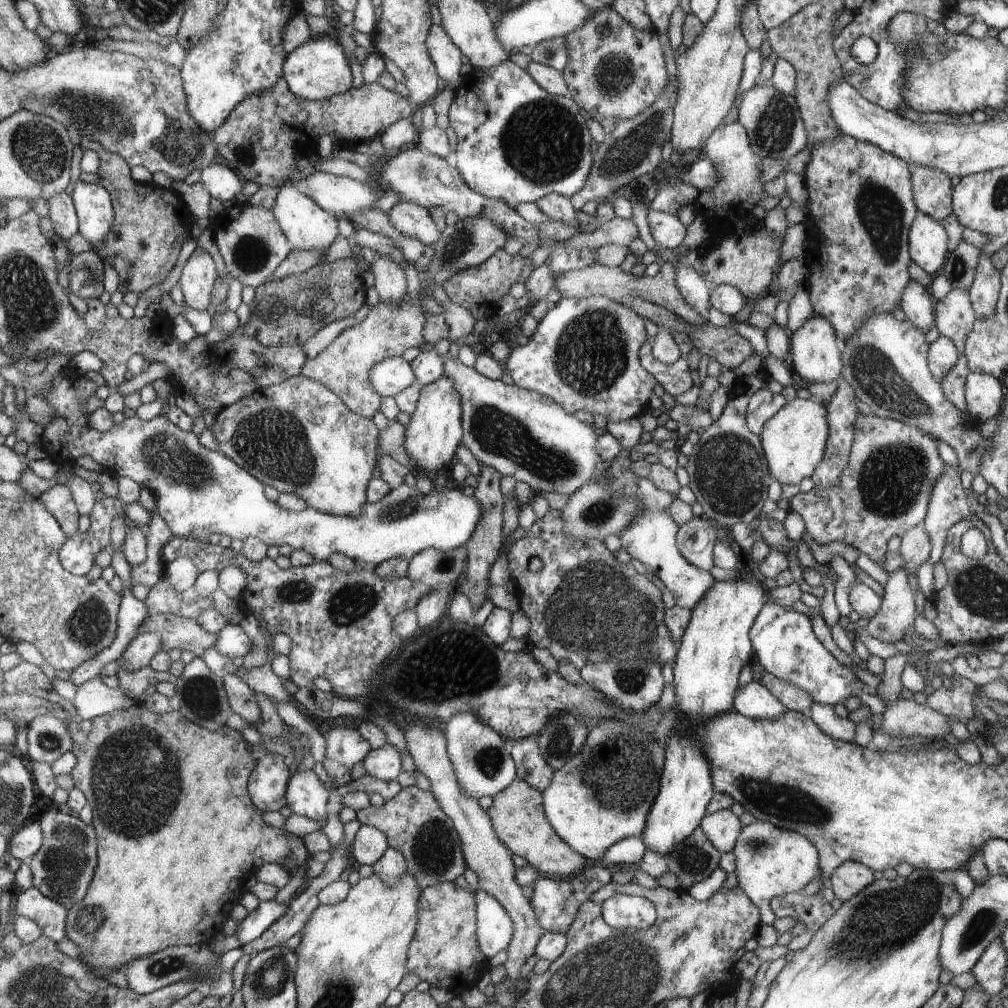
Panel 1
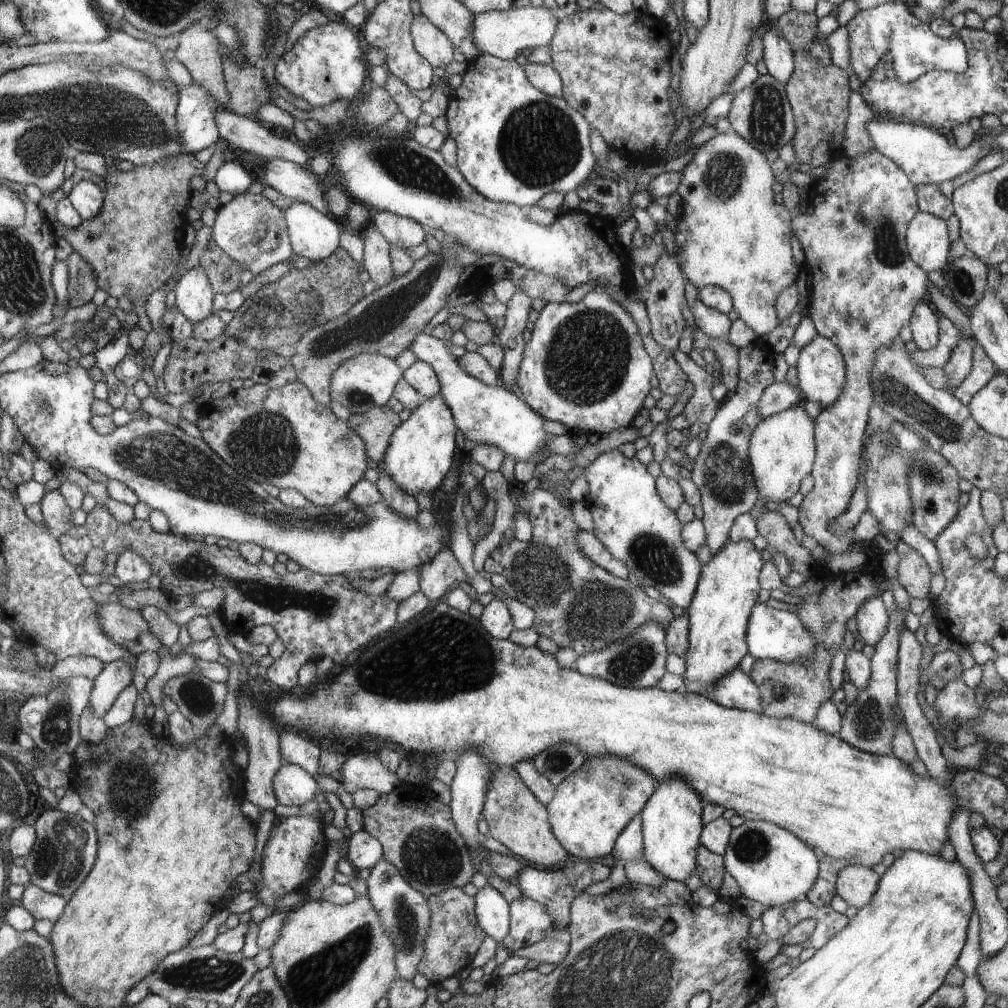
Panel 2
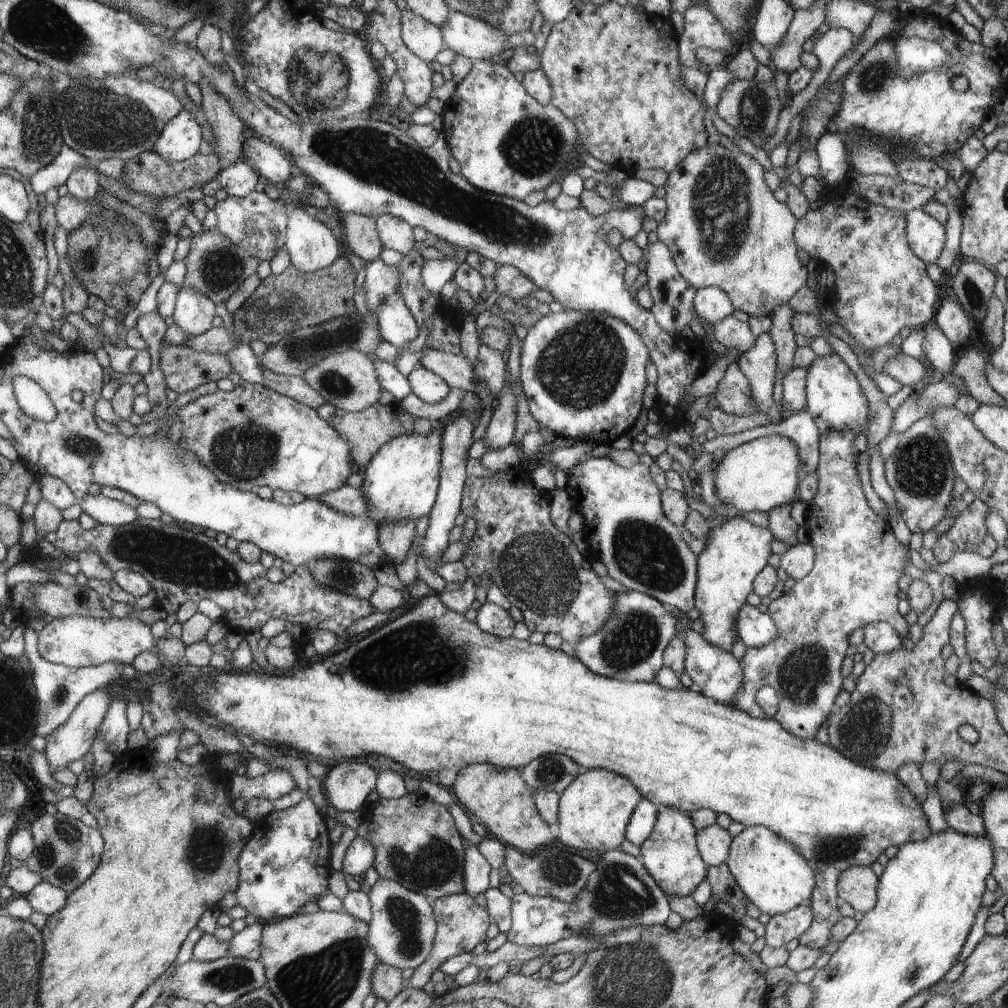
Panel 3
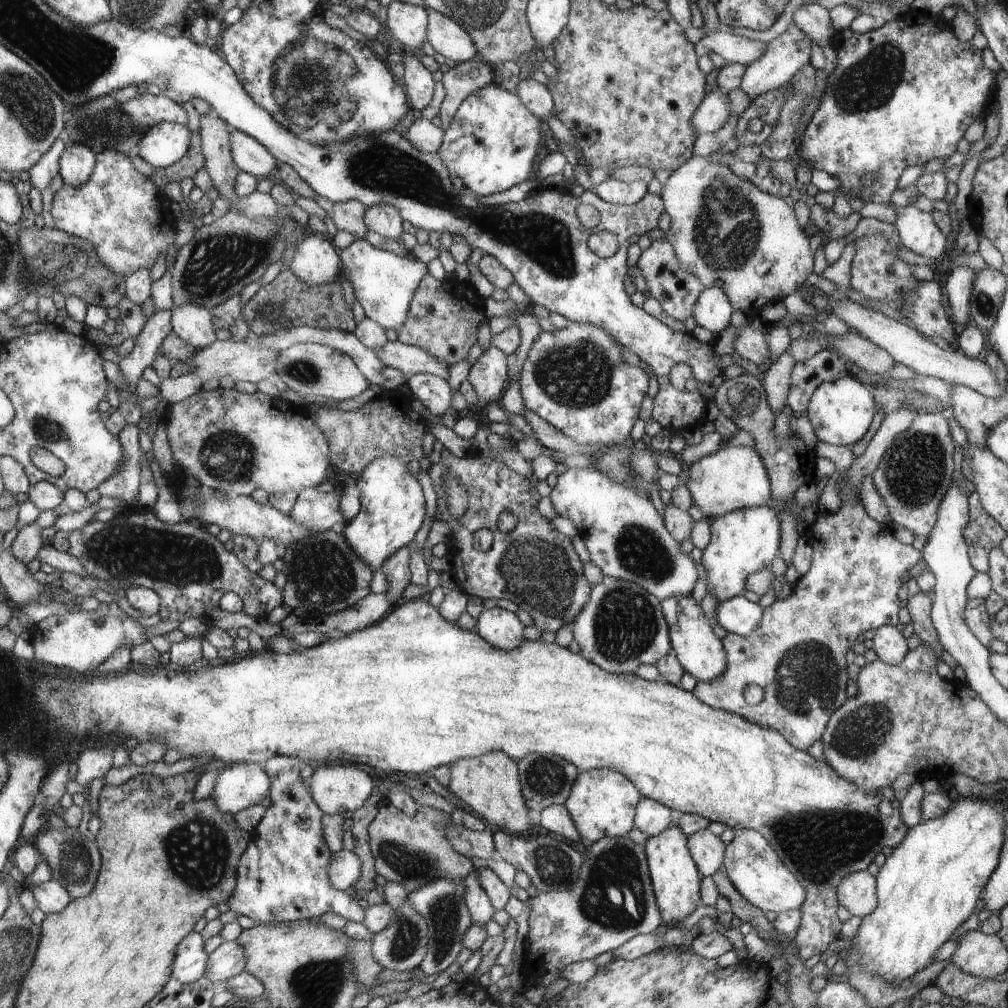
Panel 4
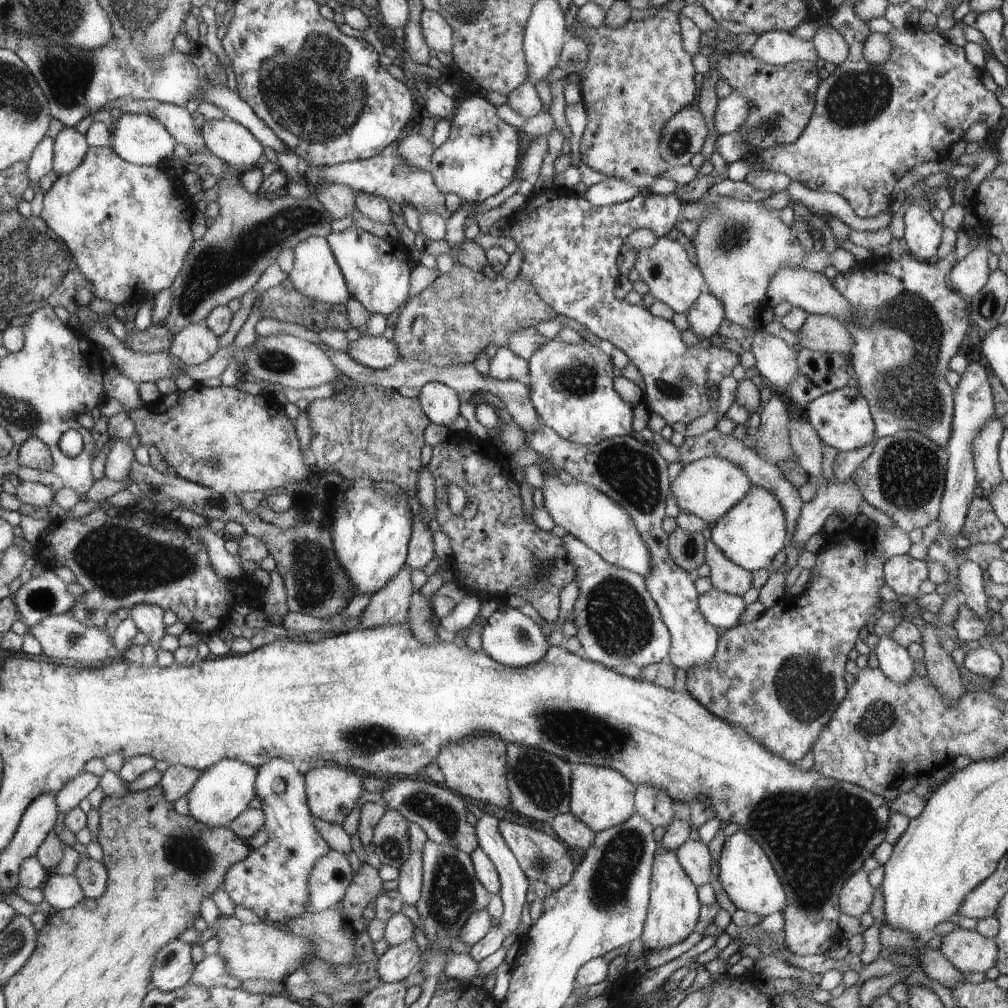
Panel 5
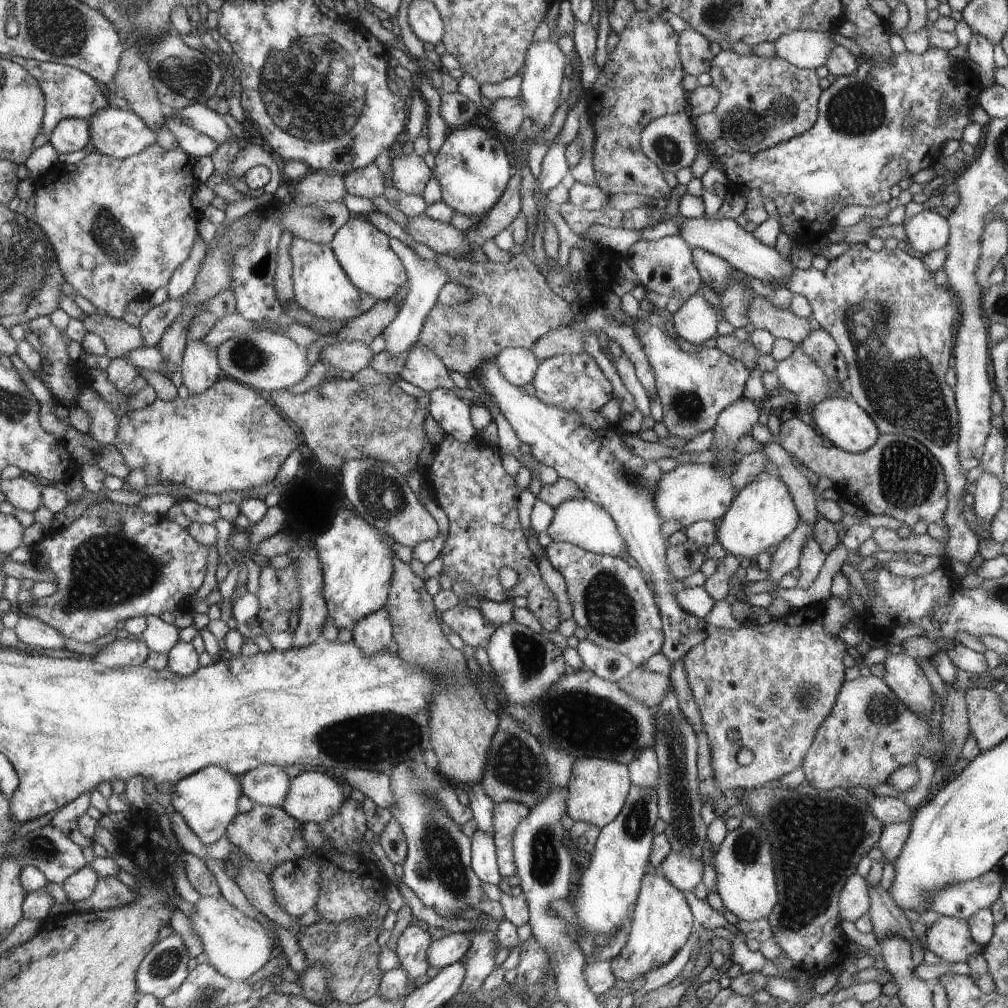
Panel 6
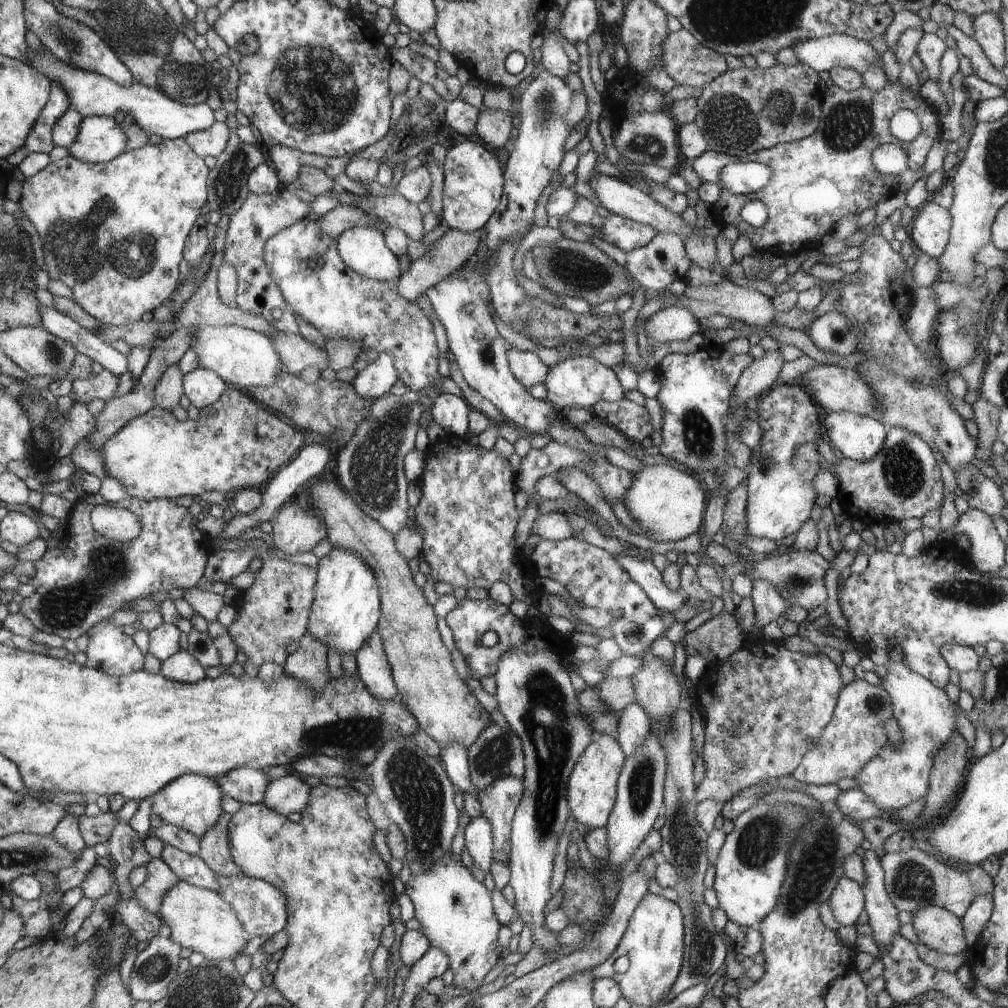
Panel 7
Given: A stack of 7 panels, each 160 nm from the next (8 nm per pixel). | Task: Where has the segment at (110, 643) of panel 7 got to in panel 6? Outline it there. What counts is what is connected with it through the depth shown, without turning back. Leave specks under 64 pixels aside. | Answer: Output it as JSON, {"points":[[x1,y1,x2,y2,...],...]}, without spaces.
{"points":[[120,638,112,644,104,646,98,654,91,658,100,665,107,668,124,667,124,666,141,666,144,660,147,660,150,650,141,640,133,638]]}

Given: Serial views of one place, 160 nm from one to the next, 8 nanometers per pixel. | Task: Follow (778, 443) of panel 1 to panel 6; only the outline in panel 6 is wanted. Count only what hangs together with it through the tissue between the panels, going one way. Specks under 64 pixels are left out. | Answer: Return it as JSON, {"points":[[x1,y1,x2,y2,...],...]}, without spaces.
{"points":[[690,463,678,465,672,472,664,473,658,480,656,492,656,510,664,521,676,520,682,527,688,527,699,521,717,524,730,508,736,496,736,488,730,476,720,474,713,465]]}

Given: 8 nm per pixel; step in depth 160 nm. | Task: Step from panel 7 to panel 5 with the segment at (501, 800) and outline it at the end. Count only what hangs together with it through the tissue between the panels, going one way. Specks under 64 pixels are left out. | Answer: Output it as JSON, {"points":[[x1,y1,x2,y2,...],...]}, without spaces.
{"points":[[508,820,499,821,499,831,507,847,516,857,520,868,522,868,524,874,529,878,530,884,542,880,542,882,546,882,555,891,570,882,574,866,570,862,566,846,560,840,556,840,556,838,552,838,552,836,546,833,535,831,530,827]]}

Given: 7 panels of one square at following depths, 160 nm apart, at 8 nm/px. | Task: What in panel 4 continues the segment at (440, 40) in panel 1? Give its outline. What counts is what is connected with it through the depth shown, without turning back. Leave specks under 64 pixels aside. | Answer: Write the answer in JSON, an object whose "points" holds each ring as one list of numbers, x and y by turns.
{"points":[[392,1,387,9,386,26,392,32,392,36,402,42,405,48,410,51,419,51,419,46,427,42,427,24,429,8,422,5,410,4,402,1]]}

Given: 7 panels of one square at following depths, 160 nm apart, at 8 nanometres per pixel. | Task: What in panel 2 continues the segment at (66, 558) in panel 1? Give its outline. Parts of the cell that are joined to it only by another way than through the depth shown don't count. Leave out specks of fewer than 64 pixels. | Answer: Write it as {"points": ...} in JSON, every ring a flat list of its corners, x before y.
{"points":[[96,503,87,515,84,525,72,525,59,540,63,555,75,566,83,565,92,547,100,547,107,553,115,552,118,556,126,549,133,550,147,561,156,576,160,576,160,589,170,601,175,596,202,594,212,589,225,591,220,613,230,632,246,633,260,625,270,625,277,630,285,651,265,669,265,675,287,692,299,689,297,672,306,662,318,662,324,656,330,656,335,668,342,668,360,648,367,648,398,625,398,601,385,594,368,595,354,588,345,575,323,575,305,568,280,575,262,561,253,565,229,547,209,545,202,539,172,532,156,532,146,519,134,518,129,523,120,523,100,503]]}

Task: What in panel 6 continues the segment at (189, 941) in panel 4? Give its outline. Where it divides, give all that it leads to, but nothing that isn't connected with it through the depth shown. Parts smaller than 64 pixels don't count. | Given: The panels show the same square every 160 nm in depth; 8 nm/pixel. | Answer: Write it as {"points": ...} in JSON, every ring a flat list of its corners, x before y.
{"points":[[174,931,168,938,160,940,140,964,137,980,139,992,163,1000,179,991,188,977,188,958,190,956,178,932]]}

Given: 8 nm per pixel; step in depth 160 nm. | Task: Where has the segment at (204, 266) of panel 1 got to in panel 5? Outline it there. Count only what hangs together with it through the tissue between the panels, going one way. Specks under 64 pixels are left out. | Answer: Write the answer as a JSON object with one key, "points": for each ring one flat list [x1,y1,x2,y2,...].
{"points":[[204,322,185,326,173,336,167,350,184,365,201,365,218,352,218,338]]}

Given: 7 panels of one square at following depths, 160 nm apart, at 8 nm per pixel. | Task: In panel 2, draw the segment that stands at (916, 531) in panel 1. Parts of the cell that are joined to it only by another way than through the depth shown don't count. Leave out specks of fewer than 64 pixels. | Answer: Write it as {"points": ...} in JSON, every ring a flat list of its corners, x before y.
{"points":[[914,550,901,558,898,567,898,582,912,598,928,598,930,580,933,577,926,559]]}

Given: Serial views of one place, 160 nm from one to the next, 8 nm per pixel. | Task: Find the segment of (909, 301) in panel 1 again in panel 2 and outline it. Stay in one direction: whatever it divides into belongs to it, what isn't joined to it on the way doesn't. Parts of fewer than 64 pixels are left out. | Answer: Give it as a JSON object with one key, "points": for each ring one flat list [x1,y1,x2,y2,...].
{"points":[[922,300,914,308,909,322,912,340,920,351,936,348,939,341,940,313,932,306,929,300]]}

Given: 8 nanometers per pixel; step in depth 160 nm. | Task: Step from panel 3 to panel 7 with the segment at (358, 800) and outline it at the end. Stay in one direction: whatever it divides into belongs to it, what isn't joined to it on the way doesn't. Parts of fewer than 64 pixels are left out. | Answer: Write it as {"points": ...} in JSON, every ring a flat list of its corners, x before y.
{"points":[[289,771,287,775,272,780,261,804,286,816,291,812,304,813,310,806,308,800,310,800,310,788,302,780,298,780,295,773]]}

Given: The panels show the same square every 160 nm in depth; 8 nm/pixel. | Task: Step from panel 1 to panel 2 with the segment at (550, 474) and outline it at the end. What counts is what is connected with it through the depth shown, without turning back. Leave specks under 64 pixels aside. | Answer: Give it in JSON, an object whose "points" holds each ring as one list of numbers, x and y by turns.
{"points":[[423,332,418,333,415,340,411,342,410,349,418,361,426,361,438,375,441,386,440,395,450,406,455,423,463,432,469,445,476,443,498,445,506,457,513,456,516,462,534,459,538,465,547,458,543,454,548,435,552,435,544,430,547,418,541,417,515,393,500,384,487,385,468,374,460,366,458,359,452,357,446,349,442,339]]}

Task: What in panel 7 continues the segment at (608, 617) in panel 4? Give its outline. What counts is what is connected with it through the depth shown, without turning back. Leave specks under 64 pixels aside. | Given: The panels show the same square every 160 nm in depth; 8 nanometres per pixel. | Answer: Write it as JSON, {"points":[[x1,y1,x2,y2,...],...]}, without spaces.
{"points":[[570,537,559,541,542,540,530,547,528,555,538,575,548,576,560,582,572,597,584,602,588,607,620,614,611,627,614,632,613,638,623,654,637,655,652,642,657,642,658,636,664,634,666,629,654,601,605,549,595,547,576,537]]}

